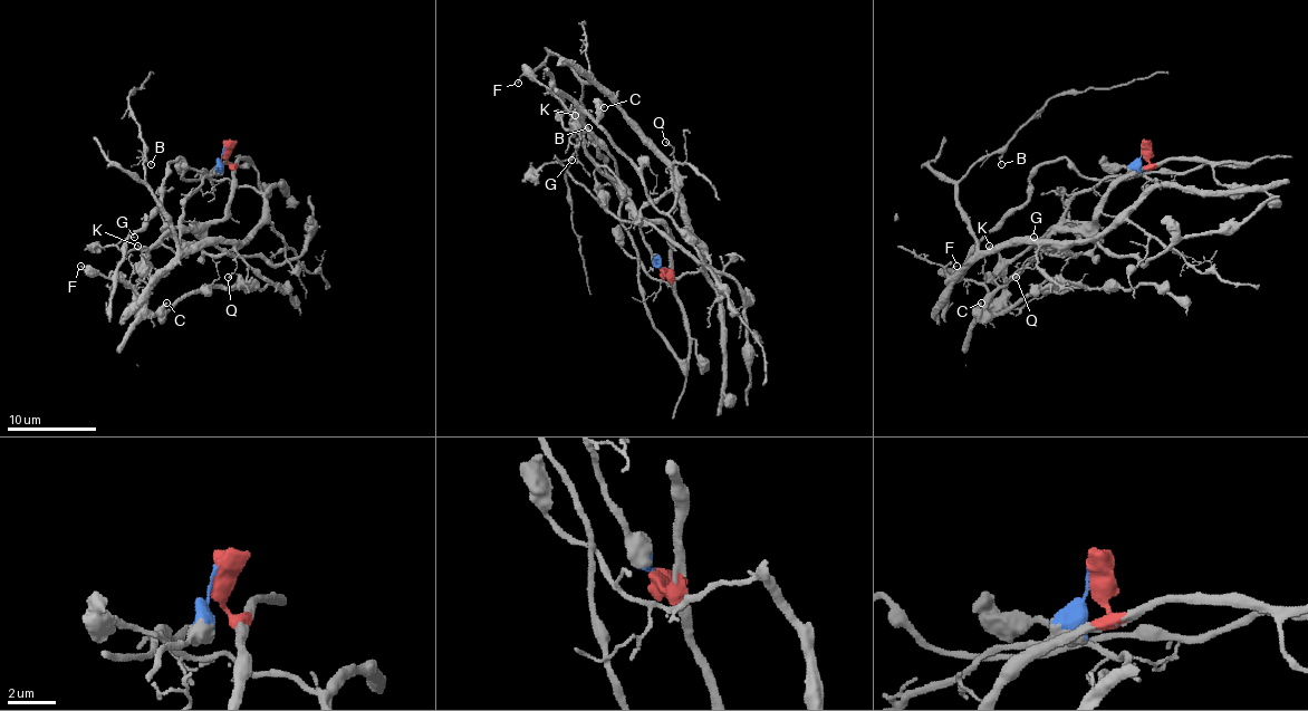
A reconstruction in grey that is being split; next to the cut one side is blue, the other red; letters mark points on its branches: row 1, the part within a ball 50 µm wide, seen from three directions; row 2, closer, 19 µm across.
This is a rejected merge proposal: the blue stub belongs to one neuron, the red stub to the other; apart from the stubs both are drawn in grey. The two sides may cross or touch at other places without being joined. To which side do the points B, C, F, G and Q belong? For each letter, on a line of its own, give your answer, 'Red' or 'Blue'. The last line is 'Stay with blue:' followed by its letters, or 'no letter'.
B: Red
C: Blue
F: Blue
G: Red
Q: Red
Stay with blue: C, F

